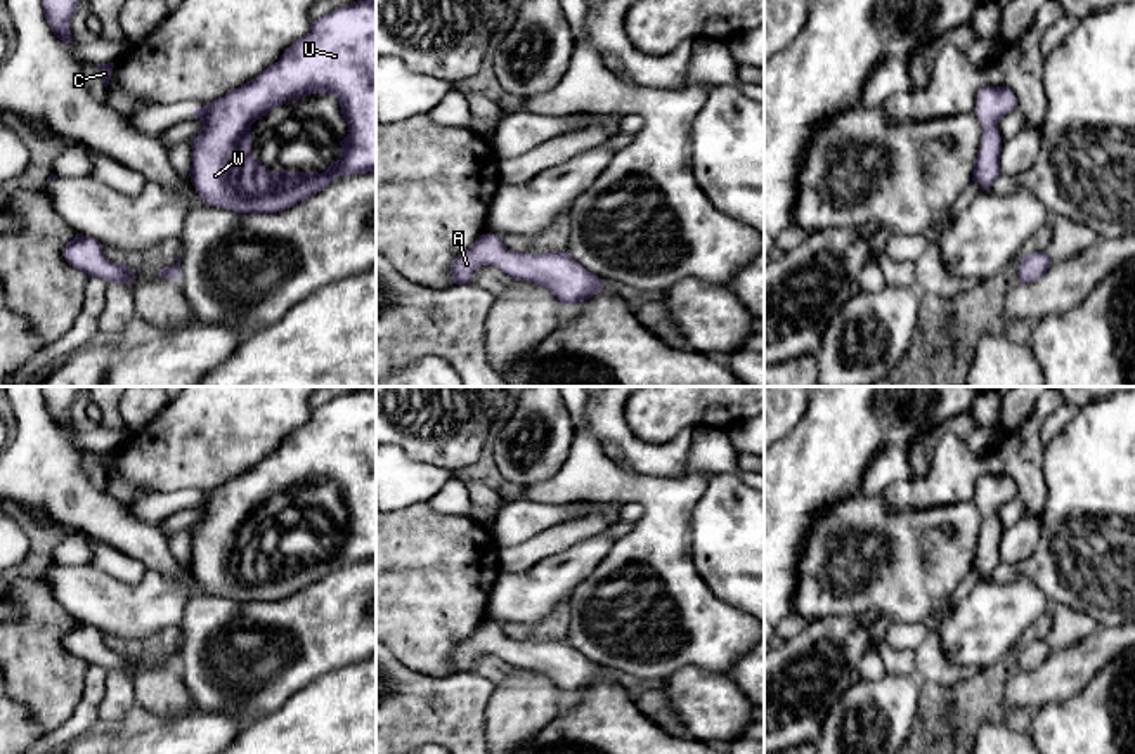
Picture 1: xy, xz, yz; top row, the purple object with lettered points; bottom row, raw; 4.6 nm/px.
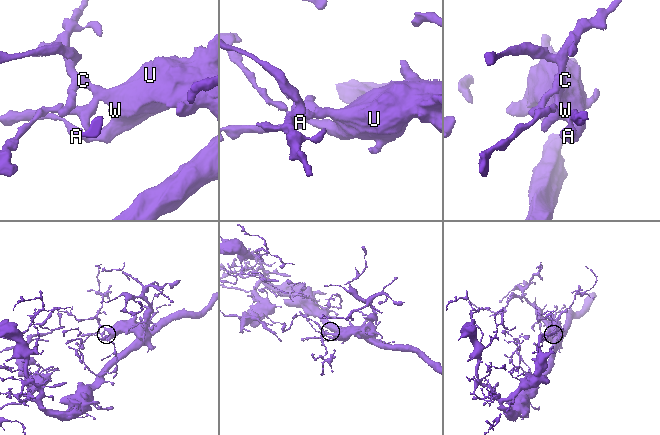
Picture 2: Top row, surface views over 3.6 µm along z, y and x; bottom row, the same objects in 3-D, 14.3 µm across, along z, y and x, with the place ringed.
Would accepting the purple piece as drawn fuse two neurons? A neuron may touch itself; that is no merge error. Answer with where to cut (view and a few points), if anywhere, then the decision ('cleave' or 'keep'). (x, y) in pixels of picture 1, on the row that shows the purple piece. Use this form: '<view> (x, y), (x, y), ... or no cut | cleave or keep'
no cut | keep

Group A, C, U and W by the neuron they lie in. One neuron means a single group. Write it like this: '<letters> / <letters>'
A C U W

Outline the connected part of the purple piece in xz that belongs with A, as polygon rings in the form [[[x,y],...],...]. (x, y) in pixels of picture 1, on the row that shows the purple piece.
[[[482,234],[451,265],[454,284],[470,284],[477,267],[490,265],[516,281],[548,288],[561,303],[574,305],[603,291],[603,279],[587,272],[568,251],[544,255],[508,250],[497,234]]]

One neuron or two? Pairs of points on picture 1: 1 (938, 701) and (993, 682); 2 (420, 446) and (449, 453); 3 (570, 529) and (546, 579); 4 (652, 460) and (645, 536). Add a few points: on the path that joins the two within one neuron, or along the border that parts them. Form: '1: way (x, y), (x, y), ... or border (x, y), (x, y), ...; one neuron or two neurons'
1: way (952, 699), (976, 699), (979, 695); one neuron
2: way (427, 446), (442, 446); one neuron
3: border (596, 532), (541, 558), (525, 572); two neurons
4: border (638, 474), (680, 477); two neurons

